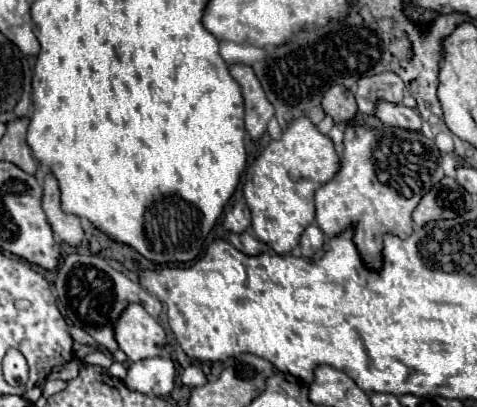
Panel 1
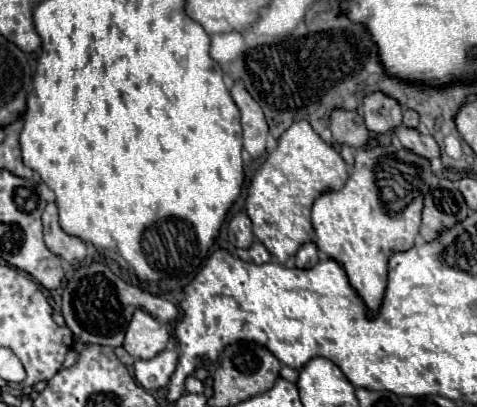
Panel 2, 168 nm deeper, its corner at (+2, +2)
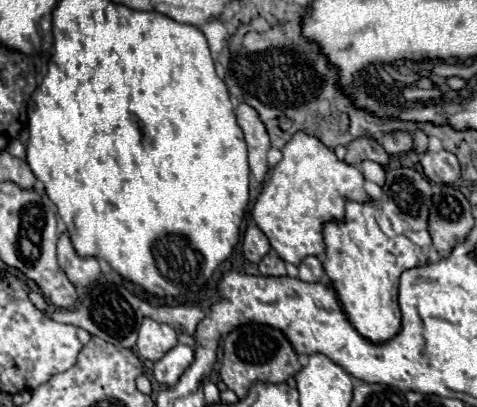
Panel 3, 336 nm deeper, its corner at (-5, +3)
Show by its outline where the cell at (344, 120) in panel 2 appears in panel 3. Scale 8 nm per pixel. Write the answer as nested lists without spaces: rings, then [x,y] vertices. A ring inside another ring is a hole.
[[[358,137],[346,145],[346,163],[358,165],[364,159],[370,159],[380,163],[382,167],[388,167],[388,153],[372,137]]]

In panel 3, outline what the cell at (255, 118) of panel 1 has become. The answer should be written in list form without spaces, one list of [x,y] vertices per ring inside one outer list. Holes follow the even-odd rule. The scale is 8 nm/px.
[[[240,103],[236,109],[238,125],[244,131],[244,139],[248,145],[248,163],[250,171],[254,173],[256,181],[262,181],[268,171],[268,149],[270,149],[270,137],[268,131],[256,113],[256,109],[248,103]]]

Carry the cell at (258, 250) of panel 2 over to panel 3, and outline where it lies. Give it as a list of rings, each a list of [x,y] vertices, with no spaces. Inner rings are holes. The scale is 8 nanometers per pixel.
[[[270,251],[266,257],[260,259],[258,271],[260,271],[262,275],[286,275],[284,261],[282,261],[274,251]]]

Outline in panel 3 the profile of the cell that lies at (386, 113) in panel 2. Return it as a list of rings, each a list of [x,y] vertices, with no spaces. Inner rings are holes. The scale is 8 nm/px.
[[[394,131],[394,133],[384,133],[382,135],[382,147],[390,155],[398,155],[404,151],[412,149],[412,135],[408,131]]]

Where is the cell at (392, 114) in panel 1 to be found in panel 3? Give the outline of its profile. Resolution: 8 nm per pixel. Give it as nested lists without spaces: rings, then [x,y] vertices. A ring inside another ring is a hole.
[[[442,149],[438,153],[426,151],[420,155],[420,163],[424,169],[424,175],[434,183],[446,183],[452,185],[460,177],[460,165],[454,153]]]

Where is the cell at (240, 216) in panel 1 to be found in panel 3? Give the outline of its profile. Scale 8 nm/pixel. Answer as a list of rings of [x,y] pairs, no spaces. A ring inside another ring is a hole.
[[[250,225],[244,233],[244,239],[242,239],[242,249],[244,249],[244,257],[252,263],[260,261],[260,257],[264,257],[270,249],[270,243],[266,239],[266,235],[256,227],[256,225]]]

